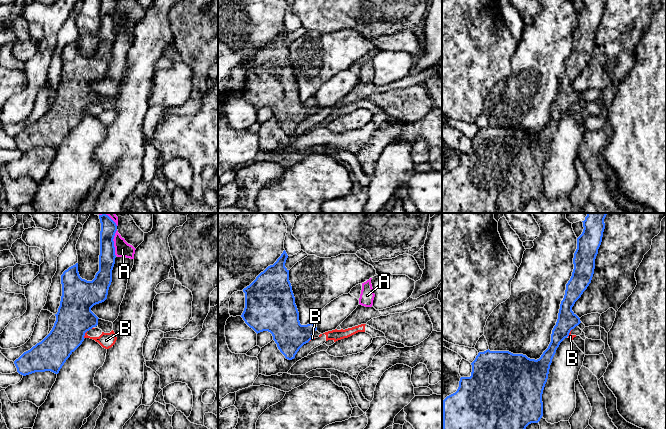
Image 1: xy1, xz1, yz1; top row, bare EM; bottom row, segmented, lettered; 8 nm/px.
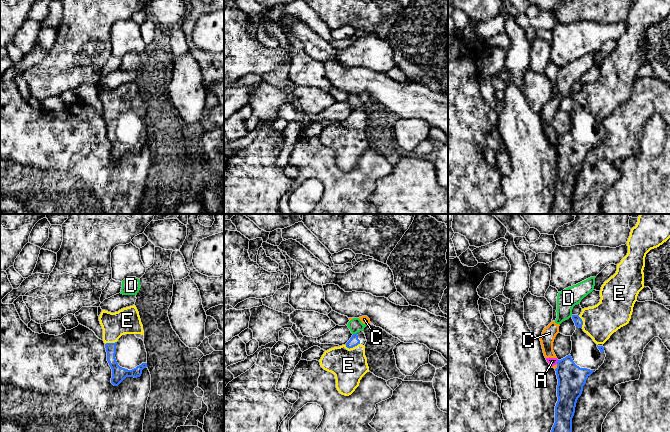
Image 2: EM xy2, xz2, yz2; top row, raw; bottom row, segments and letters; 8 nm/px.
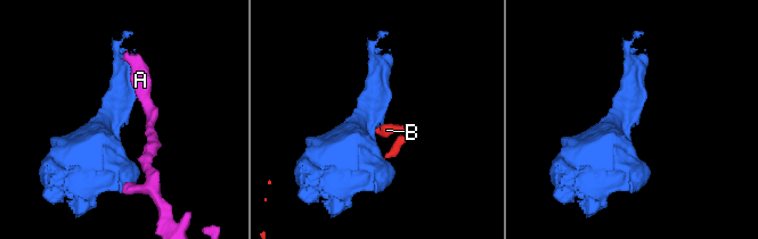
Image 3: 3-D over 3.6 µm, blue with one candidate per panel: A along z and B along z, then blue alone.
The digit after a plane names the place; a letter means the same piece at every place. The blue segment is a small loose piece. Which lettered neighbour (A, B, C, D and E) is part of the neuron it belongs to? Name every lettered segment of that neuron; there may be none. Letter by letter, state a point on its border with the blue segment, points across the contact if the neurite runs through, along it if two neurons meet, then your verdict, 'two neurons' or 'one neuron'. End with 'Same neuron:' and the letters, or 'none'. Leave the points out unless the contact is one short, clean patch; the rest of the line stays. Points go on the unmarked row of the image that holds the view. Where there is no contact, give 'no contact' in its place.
A: contact xy1 (113, 19); two neurons
B: contact xy1 (84, 110); border xy1 (87, 106), (84, 114); two neurons
C: contact yz2 (557, 143); border yz2 (557, 140), (555, 145); two neurons
D: contact xz2 (354, 110); border xz2 (356, 108), (353, 110); two neurons
E: contact xz2 (352, 123); way xz2 (354, 117), (352, 123), (352, 131), (348, 141); one neuron
Same neuron: E

